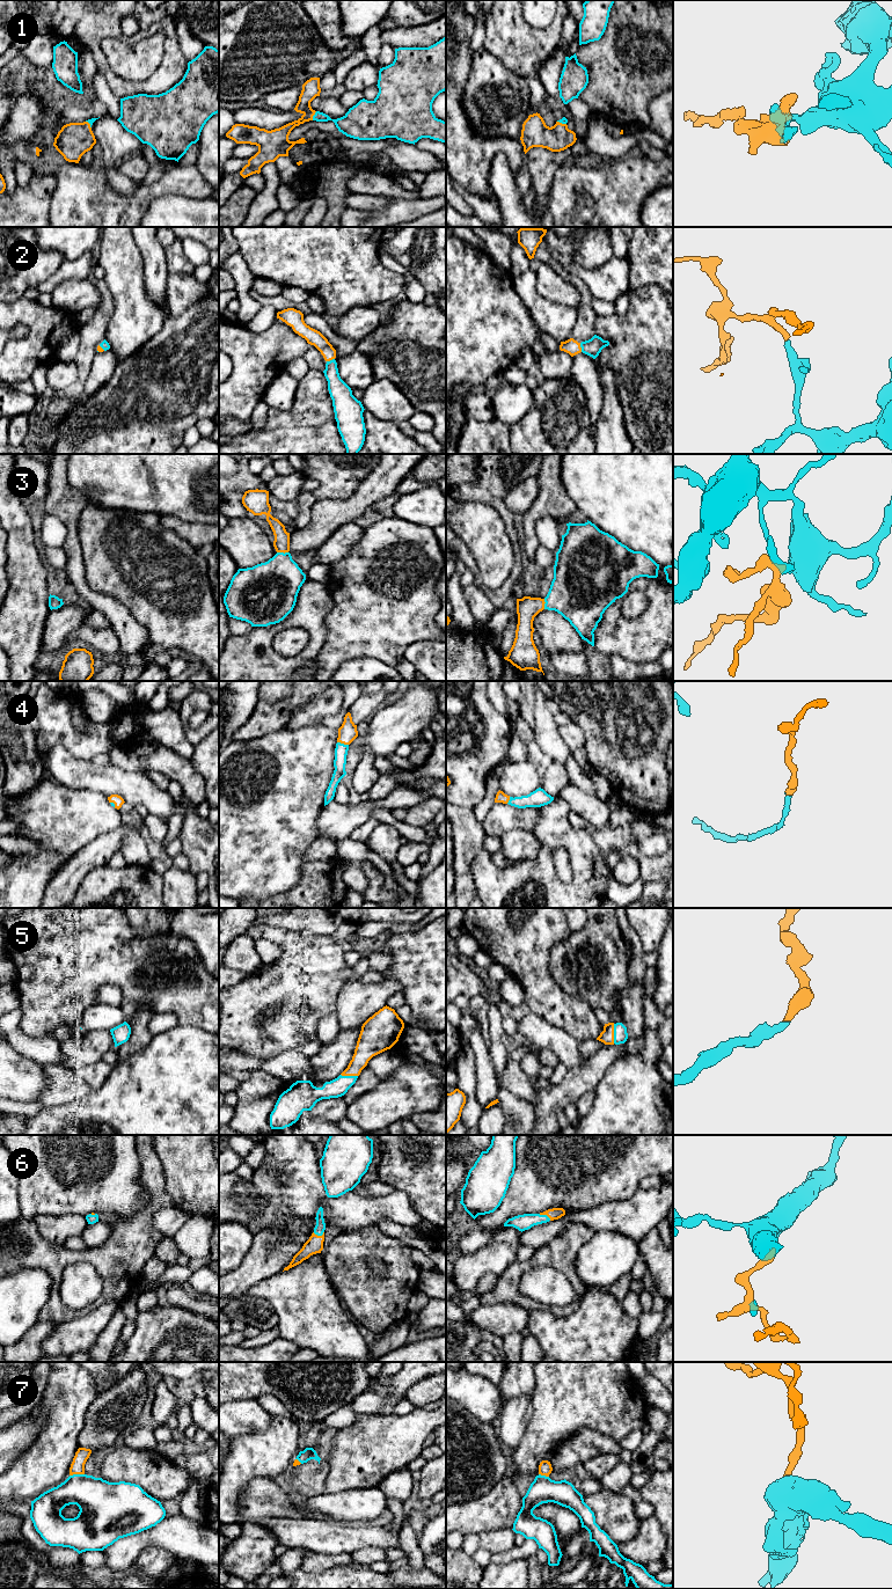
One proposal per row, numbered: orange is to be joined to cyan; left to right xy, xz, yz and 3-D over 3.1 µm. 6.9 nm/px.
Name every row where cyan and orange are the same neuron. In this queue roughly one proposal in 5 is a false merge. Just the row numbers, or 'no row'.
1, 2, 3, 4, 5, 6, 7

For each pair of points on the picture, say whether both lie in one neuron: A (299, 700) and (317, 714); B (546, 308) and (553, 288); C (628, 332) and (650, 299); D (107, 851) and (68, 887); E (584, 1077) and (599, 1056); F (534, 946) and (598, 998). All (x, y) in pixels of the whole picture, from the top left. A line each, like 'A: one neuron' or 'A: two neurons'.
A: two neurons
B: two neurons
C: one neuron
D: one neuron
E: one neuron
F: two neurons

